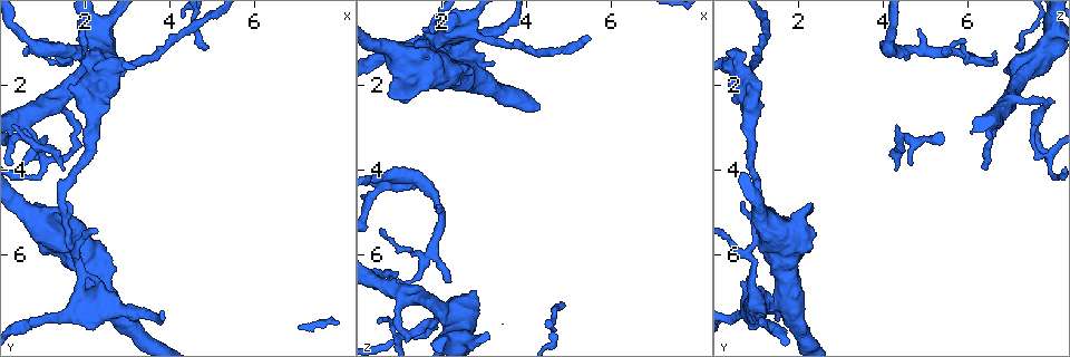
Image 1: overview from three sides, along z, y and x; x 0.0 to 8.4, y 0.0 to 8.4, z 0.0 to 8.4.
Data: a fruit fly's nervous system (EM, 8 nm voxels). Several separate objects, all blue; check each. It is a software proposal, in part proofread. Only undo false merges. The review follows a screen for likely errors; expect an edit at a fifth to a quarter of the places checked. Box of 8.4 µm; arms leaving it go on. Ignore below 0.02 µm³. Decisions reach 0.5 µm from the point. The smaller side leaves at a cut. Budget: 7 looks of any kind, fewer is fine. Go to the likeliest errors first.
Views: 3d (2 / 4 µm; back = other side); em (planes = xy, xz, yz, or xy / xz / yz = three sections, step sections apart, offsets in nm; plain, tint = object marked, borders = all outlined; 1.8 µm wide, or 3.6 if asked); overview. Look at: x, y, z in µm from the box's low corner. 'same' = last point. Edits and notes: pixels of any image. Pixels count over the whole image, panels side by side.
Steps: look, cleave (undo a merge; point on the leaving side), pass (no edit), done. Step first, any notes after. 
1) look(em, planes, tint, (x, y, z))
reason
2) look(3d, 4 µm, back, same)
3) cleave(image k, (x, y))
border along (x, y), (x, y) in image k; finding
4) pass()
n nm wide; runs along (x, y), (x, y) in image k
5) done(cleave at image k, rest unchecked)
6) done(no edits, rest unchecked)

look(3d, 2 µm, (1.55, 1.35, 6.10))
sharp bend

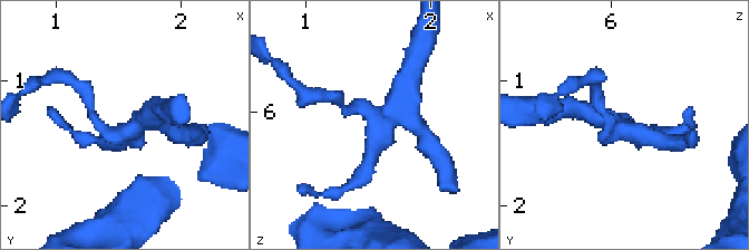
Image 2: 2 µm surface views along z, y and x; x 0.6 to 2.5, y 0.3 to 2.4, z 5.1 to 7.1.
look(em, planes, borders, (1.60, 1.36, 6.08))

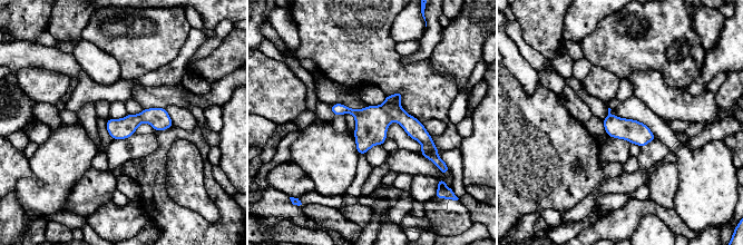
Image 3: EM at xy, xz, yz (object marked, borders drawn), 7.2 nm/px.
pass()
runs along (333, 107), (400, 115), (433, 149) in image 3; one cell here

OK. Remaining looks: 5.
look(3d, 4 µm, (1.10, 2.45, 7.85))
abrupt turn

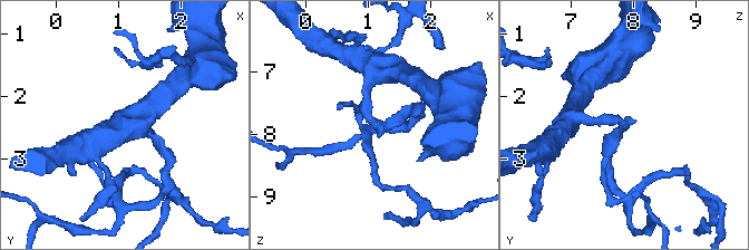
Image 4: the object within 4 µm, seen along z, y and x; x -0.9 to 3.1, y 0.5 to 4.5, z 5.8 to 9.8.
look(em, xy, step 8, tint, (1.15, 2.45, 7.85))

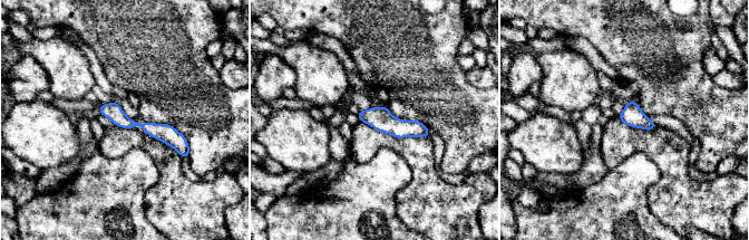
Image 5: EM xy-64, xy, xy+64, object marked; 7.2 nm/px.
look(em, planes, tint, same)
another direction

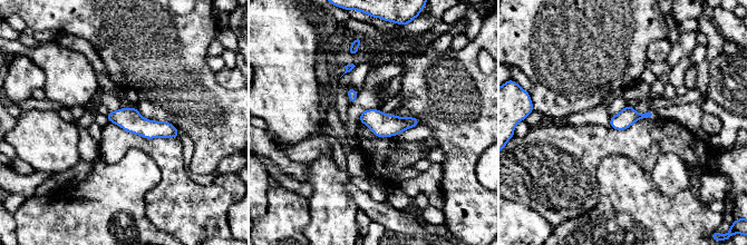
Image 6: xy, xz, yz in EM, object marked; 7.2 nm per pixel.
pass()
runs along (110, 115), (175, 134) in image 6; one cell here

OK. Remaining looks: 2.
look(3d, 4 µm, back, (2.55, 1.90, 0.75))
thick turns thin

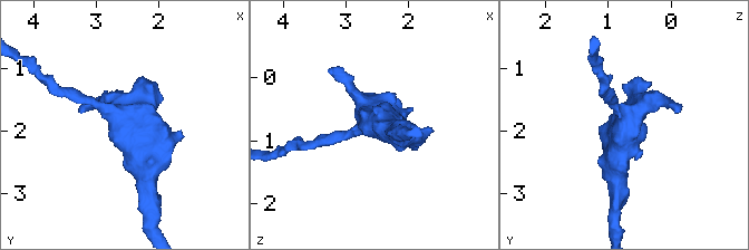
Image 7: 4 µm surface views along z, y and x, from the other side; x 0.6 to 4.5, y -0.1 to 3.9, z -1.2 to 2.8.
look(em, planes, tint, (2.55, 1.90, 0.75))
need the tissue

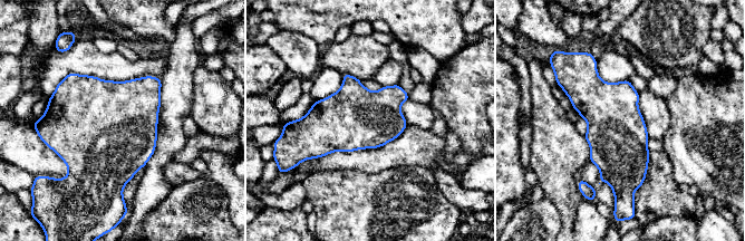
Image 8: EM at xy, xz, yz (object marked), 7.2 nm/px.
pass()
440 nm wide; all the same cell

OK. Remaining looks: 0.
done(no edits, rest unchecked)

